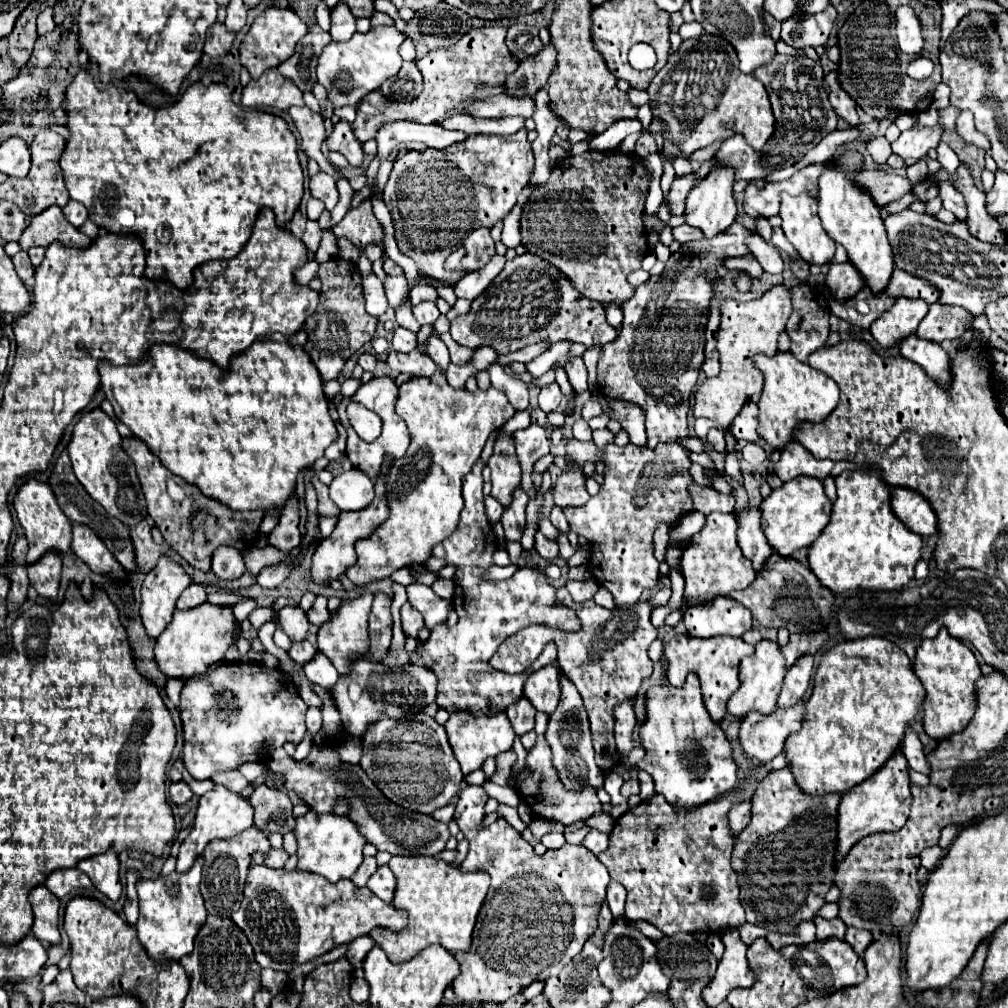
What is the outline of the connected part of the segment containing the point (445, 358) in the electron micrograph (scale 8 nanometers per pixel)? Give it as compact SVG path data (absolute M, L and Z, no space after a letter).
M431 334L431 336L427 338L425 350L427 350L427 356L429 356L435 364L439 364L443 370L447 368L447 364L449 364L449 350L447 350L445 342L443 342L437 334Z

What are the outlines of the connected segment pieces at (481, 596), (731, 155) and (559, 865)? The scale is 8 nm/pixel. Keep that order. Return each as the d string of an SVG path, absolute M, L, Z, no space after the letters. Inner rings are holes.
M477 460L473 470L463 480L463 500L461 520L457 530L433 548L433 556L445 558L449 564L455 564L455 596L453 610L459 616L455 626L435 626L429 640L423 644L423 652L413 652L409 658L417 666L425 666L435 672L439 678L437 684L437 704L455 710L471 710L475 714L489 714L505 710L517 698L523 696L523 684L529 676L529 670L521 674L507 674L489 668L491 656L497 652L499 644L513 632L523 630L529 624L545 622L564 631L575 631L579 620L571 608L555 606L555 588L547 582L547 576L536 568L522 567L509 580L485 580L483 574L493 564L493 554L497 550L497 536L485 514L483 504L483 462Z
M777 54L771 64L757 68L755 78L763 82L763 86L769 92L769 98L773 98L773 114L775 114L775 132L773 138L765 144L763 152L757 152L749 148L743 136L731 136L721 144L715 158L711 162L701 164L701 168L695 174L687 174L683 178L675 178L671 192L669 192L669 208L673 214L685 212L685 196L689 194L691 182L697 176L703 176L705 170L711 170L713 164L725 164L733 166L735 172L749 172L749 180L753 178L765 178L773 170L781 170L785 166L795 164L805 156L807 150L815 148L829 132L837 128L837 114L833 106L829 104L827 90L823 88L825 72L821 60L813 60L809 56L789 56L789 54Z
M467 786L459 794L459 802L455 806L455 820L469 840L469 854L463 860L461 868L465 872L485 870L491 876L489 894L483 902L483 910L479 910L479 918L473 930L473 942L467 952L457 952L455 958L461 964L459 976L453 980L453 990L459 1000L467 1002L505 1002L511 996L519 994L525 986L535 980L547 980L549 976L557 976L563 966L579 954L585 940L597 930L597 912L599 904L605 898L605 888L609 884L609 872L591 854L585 846L563 844L559 849L548 849L543 856L537 856L531 844L505 820L495 820L487 830L479 828L485 804L485 792L479 786ZM529 932L553 932L531 936Z

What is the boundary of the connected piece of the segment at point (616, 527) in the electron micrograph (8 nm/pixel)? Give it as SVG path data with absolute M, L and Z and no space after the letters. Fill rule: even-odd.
M575 438L567 440L565 446L567 456L577 466L583 467L588 460L595 462L599 454L607 466L605 482L601 484L599 494L589 498L587 504L567 506L563 508L563 512L567 516L571 532L589 540L591 578L599 586L611 590L619 608L631 606L639 602L645 588L653 588L659 580L659 562L655 560L651 546L657 522L667 522L669 526L673 526L683 512L695 510L687 494L687 484L691 484L687 470L691 466L691 460L687 456L689 452L679 444L659 444L653 450L649 446L635 444L607 444L601 450L593 440L579 442Z

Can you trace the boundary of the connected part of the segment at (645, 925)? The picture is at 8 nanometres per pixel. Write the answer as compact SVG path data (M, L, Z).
M646 921L631 922L631 926L633 926L633 928L637 928L637 930L641 930L641 932L645 934L645 936L655 941L659 940L661 936L665 936L665 934L663 934L663 932L659 930L659 928L656 928Z

